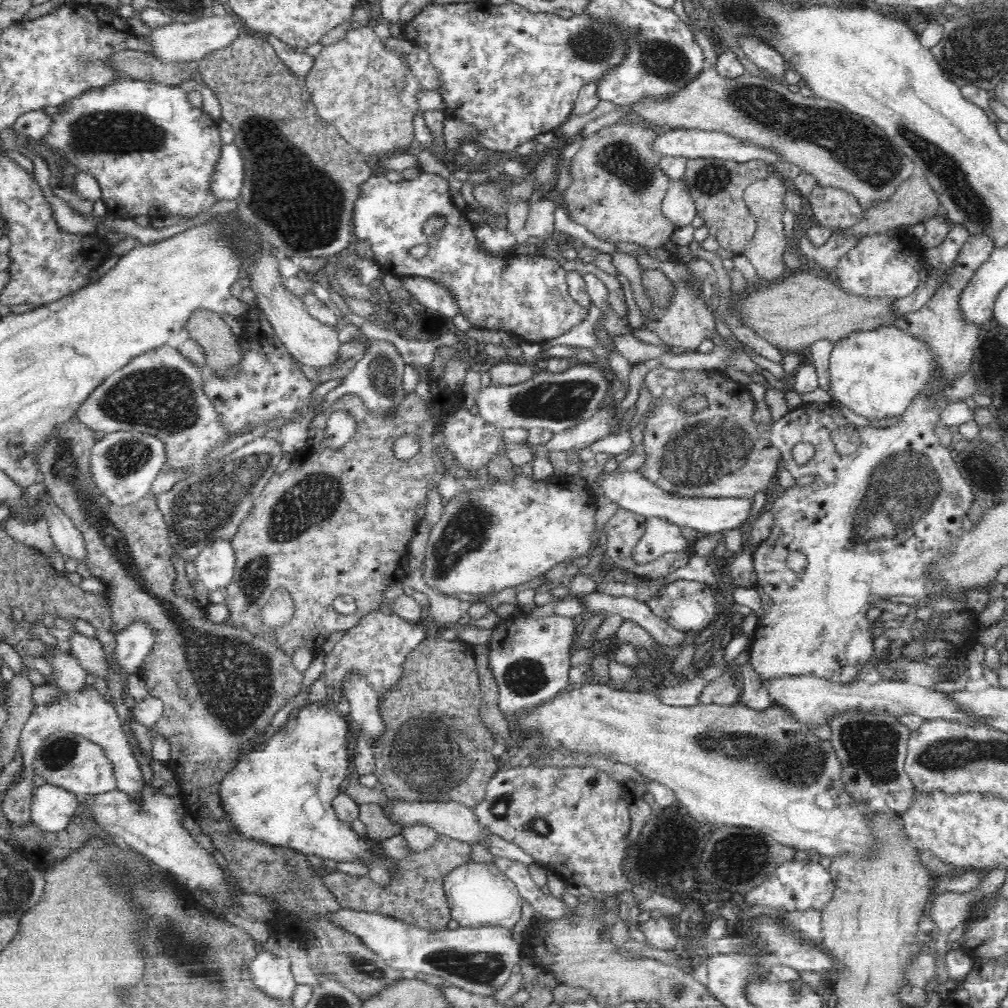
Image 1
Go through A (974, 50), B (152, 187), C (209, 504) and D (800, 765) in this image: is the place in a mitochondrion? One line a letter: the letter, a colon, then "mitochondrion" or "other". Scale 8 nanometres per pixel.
A: mitochondrion
B: other
C: mitochondrion
D: mitochondrion

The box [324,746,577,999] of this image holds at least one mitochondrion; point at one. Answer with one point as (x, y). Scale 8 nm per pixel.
(481, 968)

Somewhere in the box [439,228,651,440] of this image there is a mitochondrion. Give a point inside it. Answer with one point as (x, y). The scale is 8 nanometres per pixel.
(560, 402)

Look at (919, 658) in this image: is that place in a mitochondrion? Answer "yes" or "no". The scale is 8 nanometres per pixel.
no

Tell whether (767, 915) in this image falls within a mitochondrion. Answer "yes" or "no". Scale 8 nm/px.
no

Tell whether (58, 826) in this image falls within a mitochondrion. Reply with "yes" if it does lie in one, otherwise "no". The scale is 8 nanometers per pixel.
no

